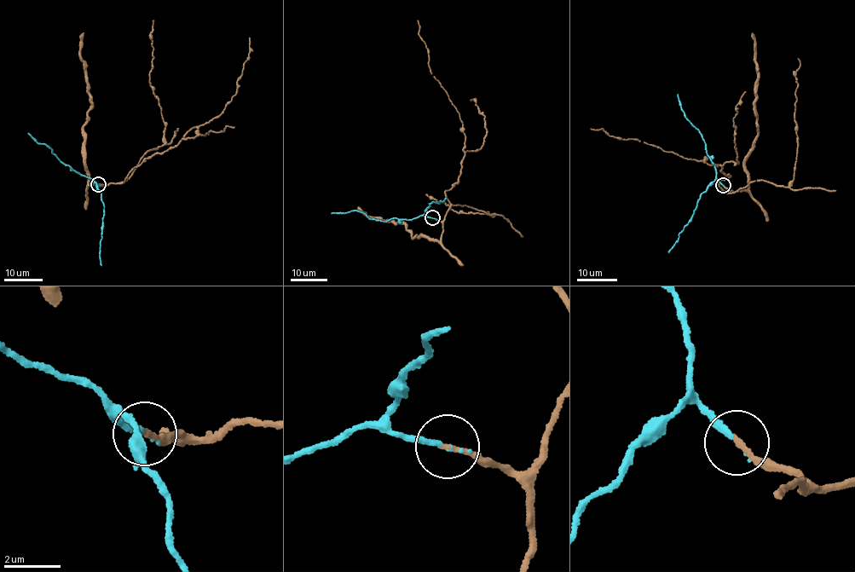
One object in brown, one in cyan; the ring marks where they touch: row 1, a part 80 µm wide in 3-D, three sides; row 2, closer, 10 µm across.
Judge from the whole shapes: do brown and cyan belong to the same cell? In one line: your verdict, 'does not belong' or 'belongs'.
belongs

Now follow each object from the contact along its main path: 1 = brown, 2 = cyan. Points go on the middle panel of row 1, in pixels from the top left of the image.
1: (432, 217), (441, 221), (449, 208), (445, 193), (457, 182), (465, 135), (459, 112), (430, 72), (417, 20)
2: (432, 217), (421, 216), (409, 220), (390, 218), (384, 222), (371, 219), (355, 210), (331, 213)

